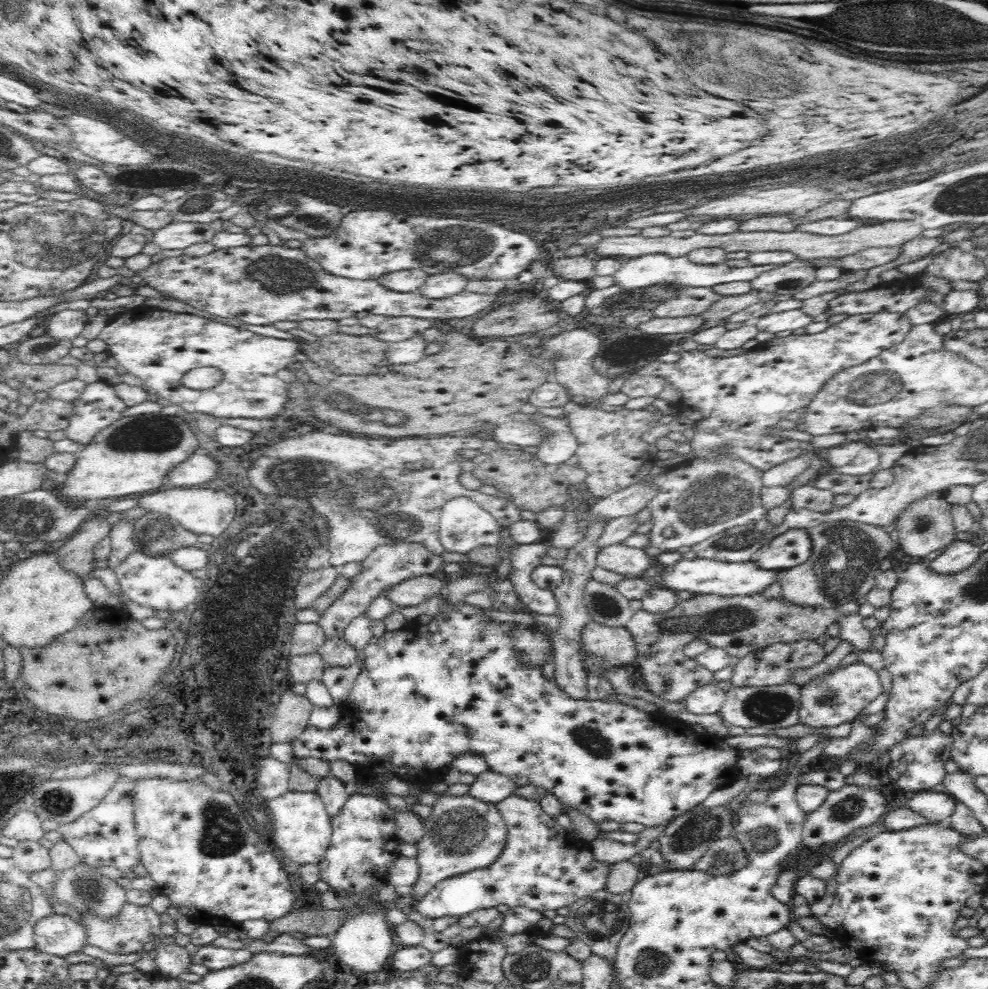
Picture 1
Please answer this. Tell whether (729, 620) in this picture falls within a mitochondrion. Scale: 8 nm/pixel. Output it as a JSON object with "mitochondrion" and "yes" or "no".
{"mitochondrion":"yes"}

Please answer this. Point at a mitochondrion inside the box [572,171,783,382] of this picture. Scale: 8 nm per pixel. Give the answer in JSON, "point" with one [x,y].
{"point":[654,294]}

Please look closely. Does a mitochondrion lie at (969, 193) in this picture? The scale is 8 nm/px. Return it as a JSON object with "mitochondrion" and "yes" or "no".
{"mitochondrion":"yes"}

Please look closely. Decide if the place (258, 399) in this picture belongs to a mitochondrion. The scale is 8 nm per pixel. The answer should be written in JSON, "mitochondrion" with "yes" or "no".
{"mitochondrion":"yes"}

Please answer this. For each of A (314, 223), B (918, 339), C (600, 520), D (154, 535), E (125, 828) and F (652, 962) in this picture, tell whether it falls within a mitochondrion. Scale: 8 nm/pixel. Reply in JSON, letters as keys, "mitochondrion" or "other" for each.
{"A":"mitochondrion","B":"other","C":"other","D":"mitochondrion","E":"other","F":"mitochondrion"}

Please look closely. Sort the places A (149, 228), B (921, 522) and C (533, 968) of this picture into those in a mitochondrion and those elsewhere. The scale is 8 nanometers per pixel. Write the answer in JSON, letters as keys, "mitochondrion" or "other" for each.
{"A":"other","B":"mitochondrion","C":"mitochondrion"}

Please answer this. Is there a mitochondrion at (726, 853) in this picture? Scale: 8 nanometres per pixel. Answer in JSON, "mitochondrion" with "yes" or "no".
{"mitochondrion":"yes"}

